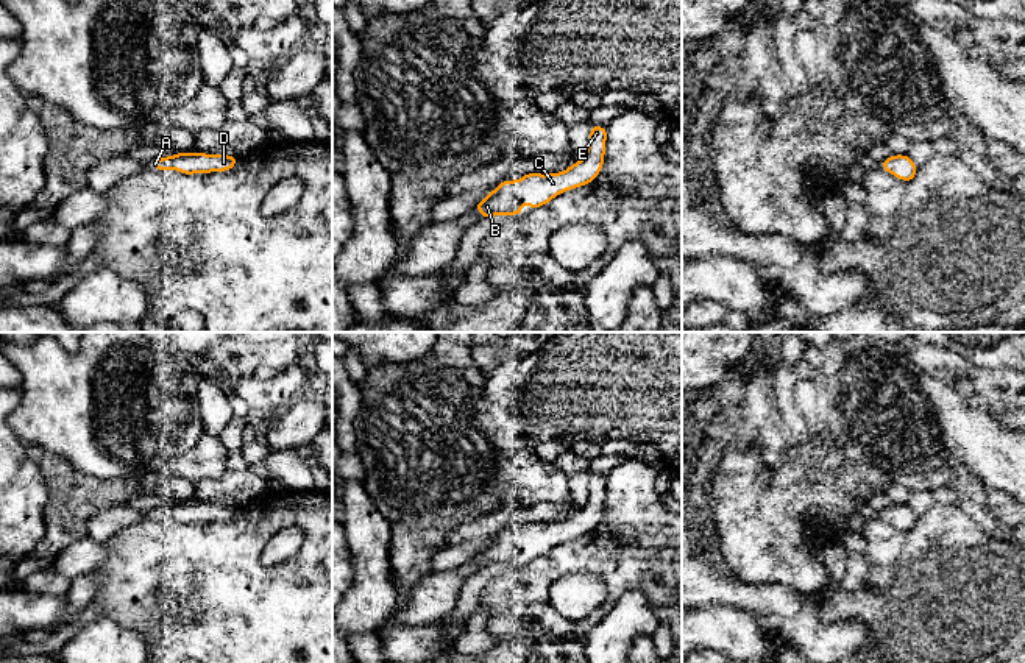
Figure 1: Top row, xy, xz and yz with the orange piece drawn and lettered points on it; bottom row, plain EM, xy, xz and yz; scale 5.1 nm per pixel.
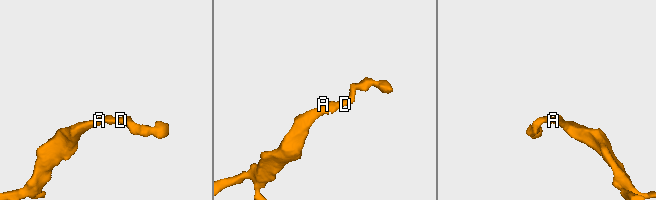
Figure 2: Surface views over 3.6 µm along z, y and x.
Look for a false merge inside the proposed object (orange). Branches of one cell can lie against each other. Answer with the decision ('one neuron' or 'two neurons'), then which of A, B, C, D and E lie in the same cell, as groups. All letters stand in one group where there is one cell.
one neuron; A B C D E

